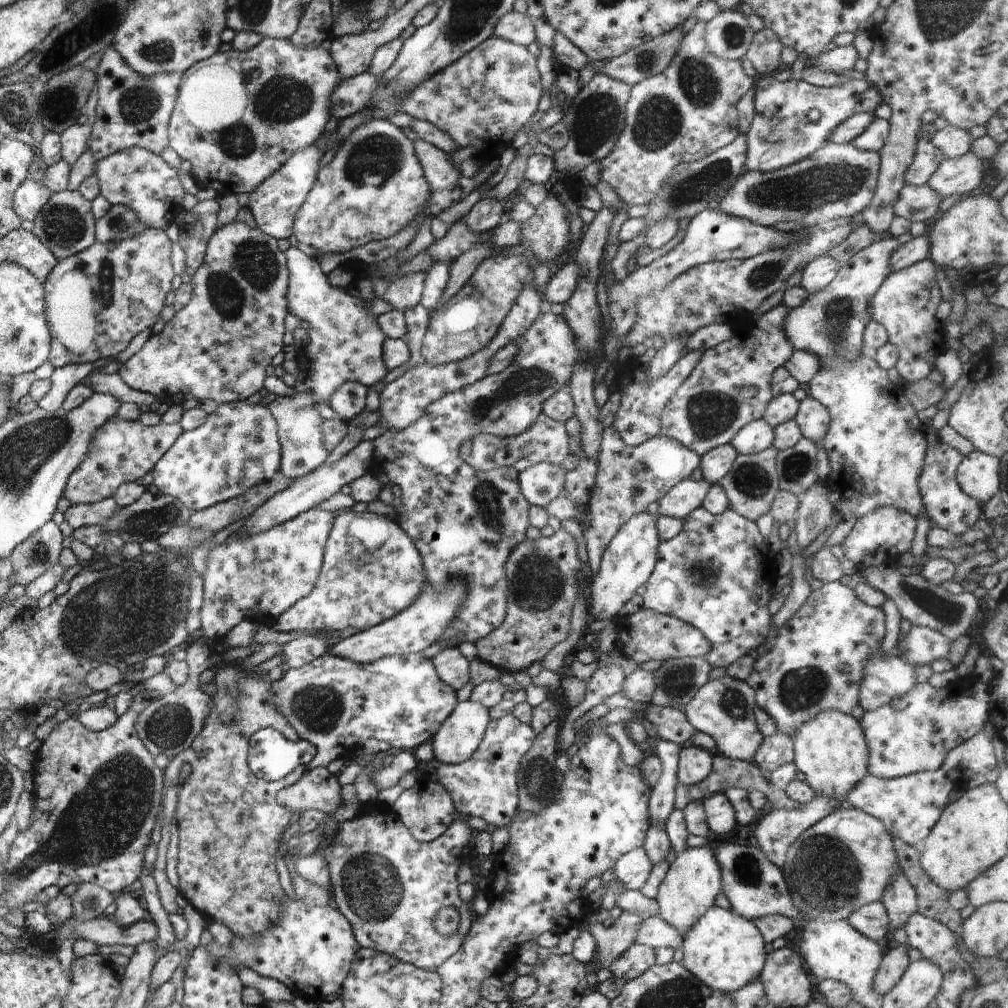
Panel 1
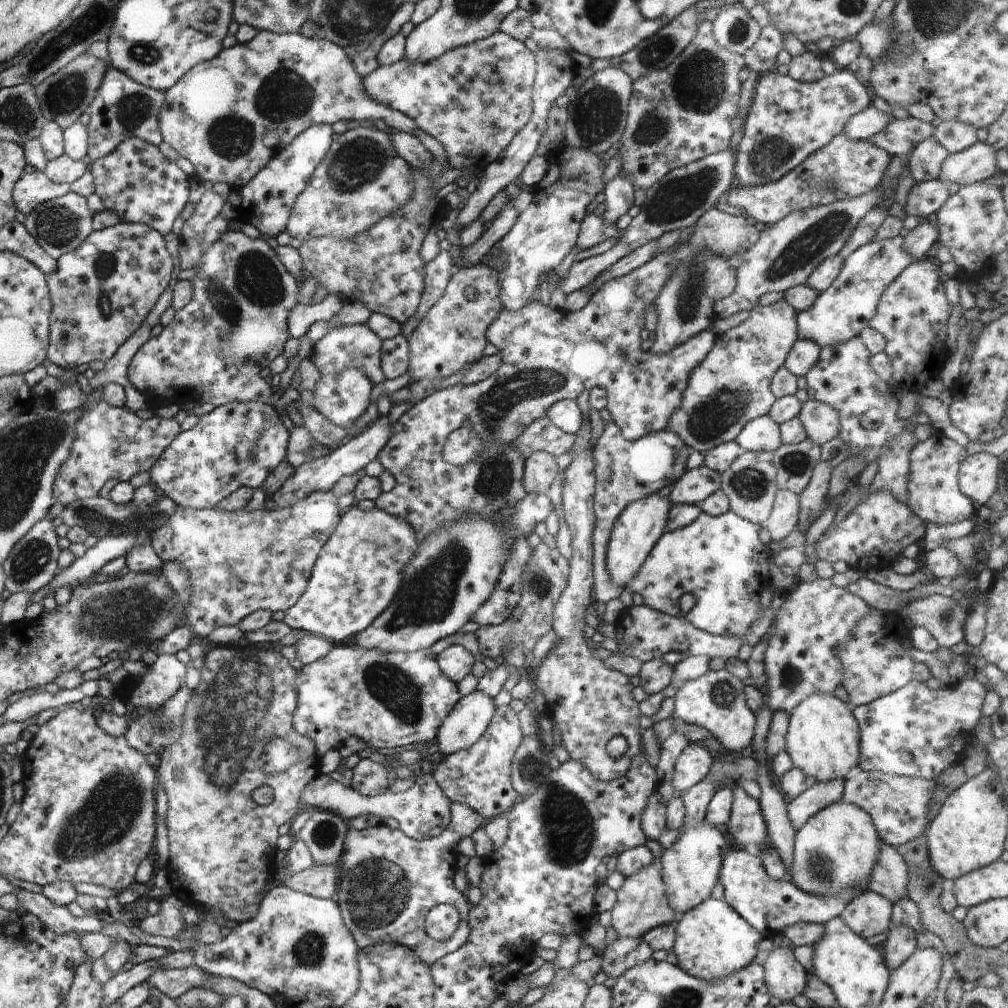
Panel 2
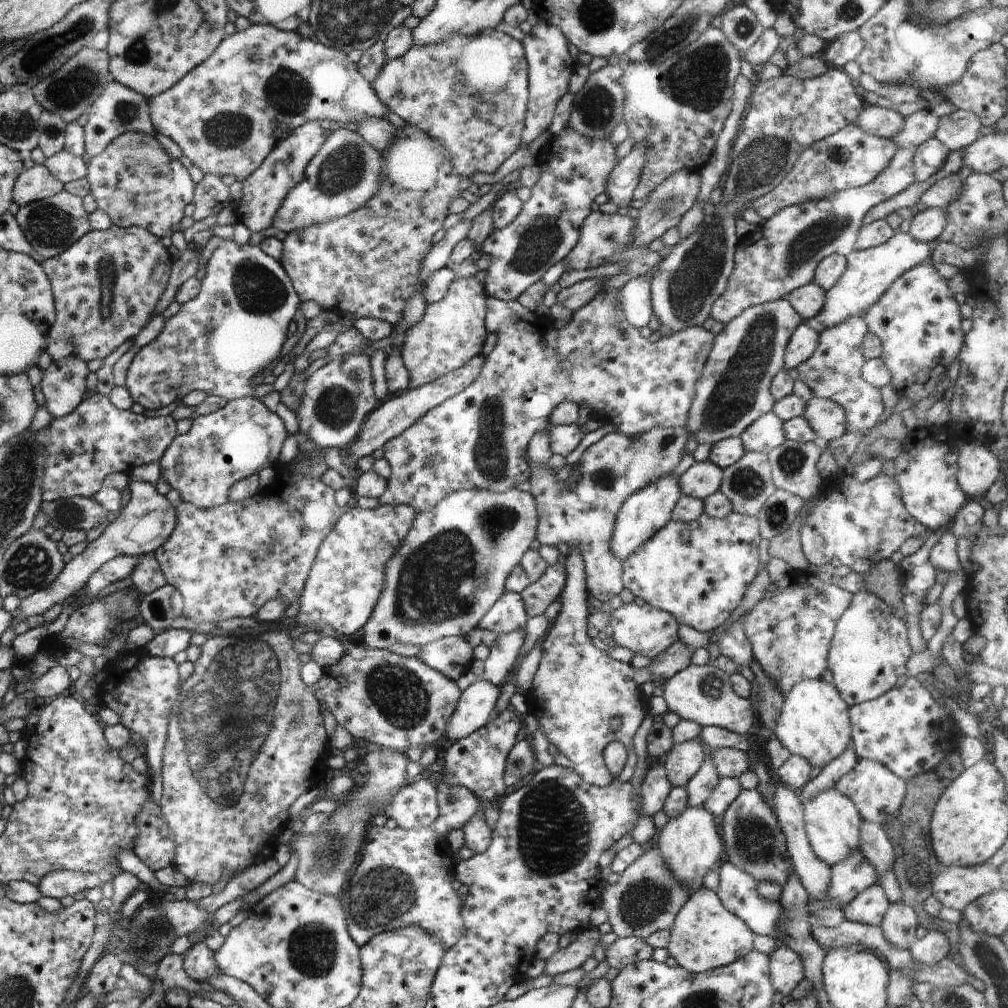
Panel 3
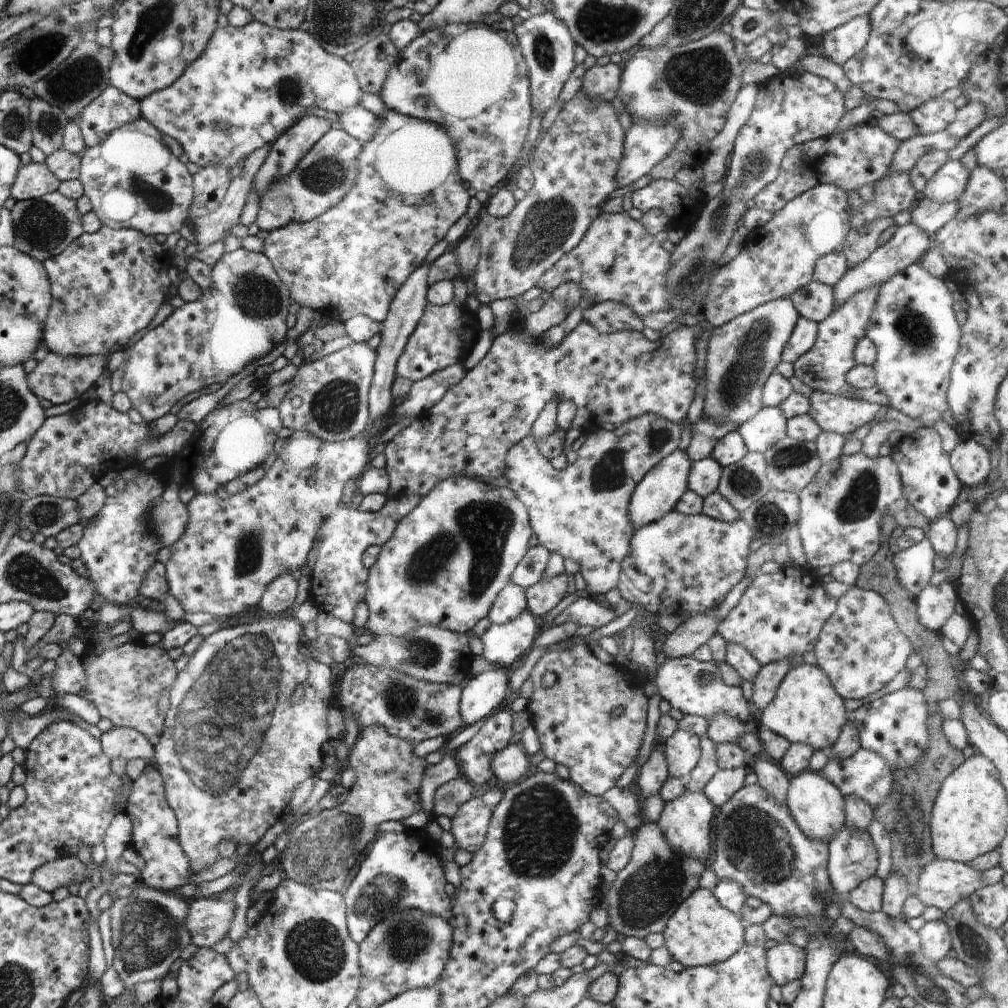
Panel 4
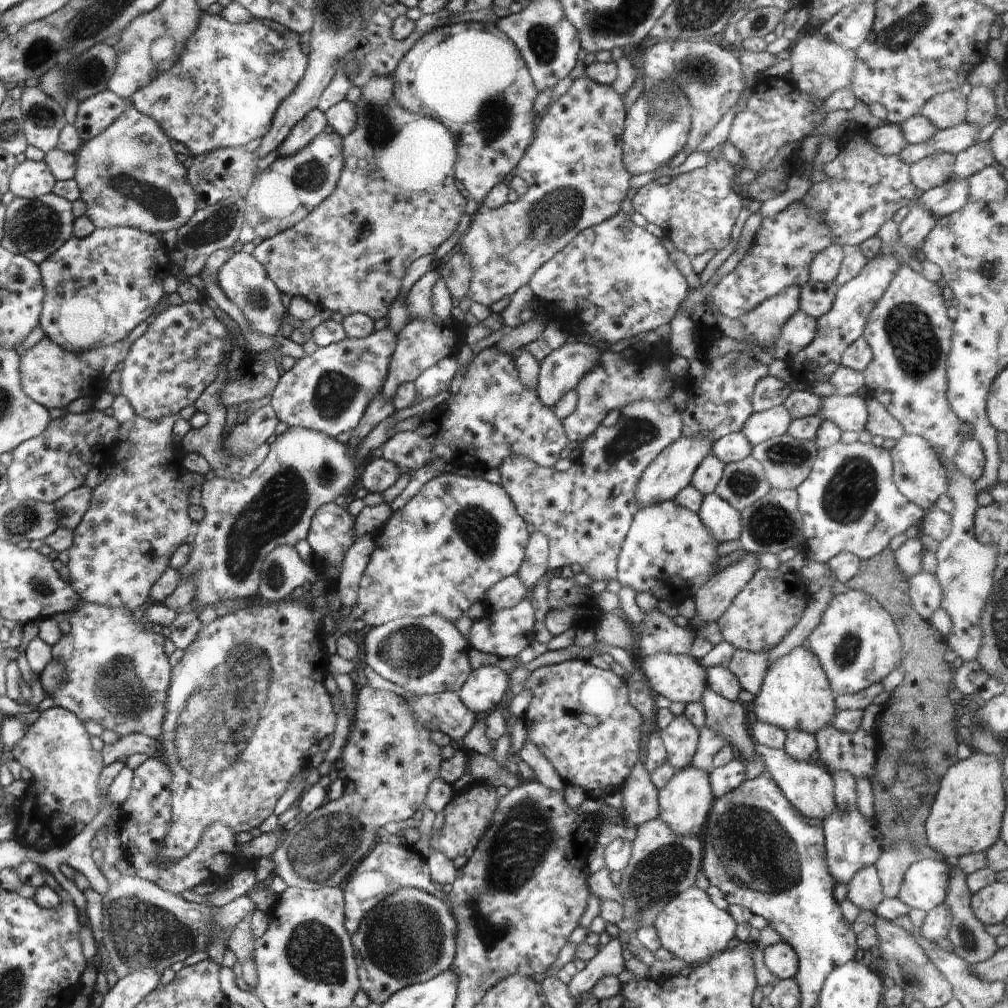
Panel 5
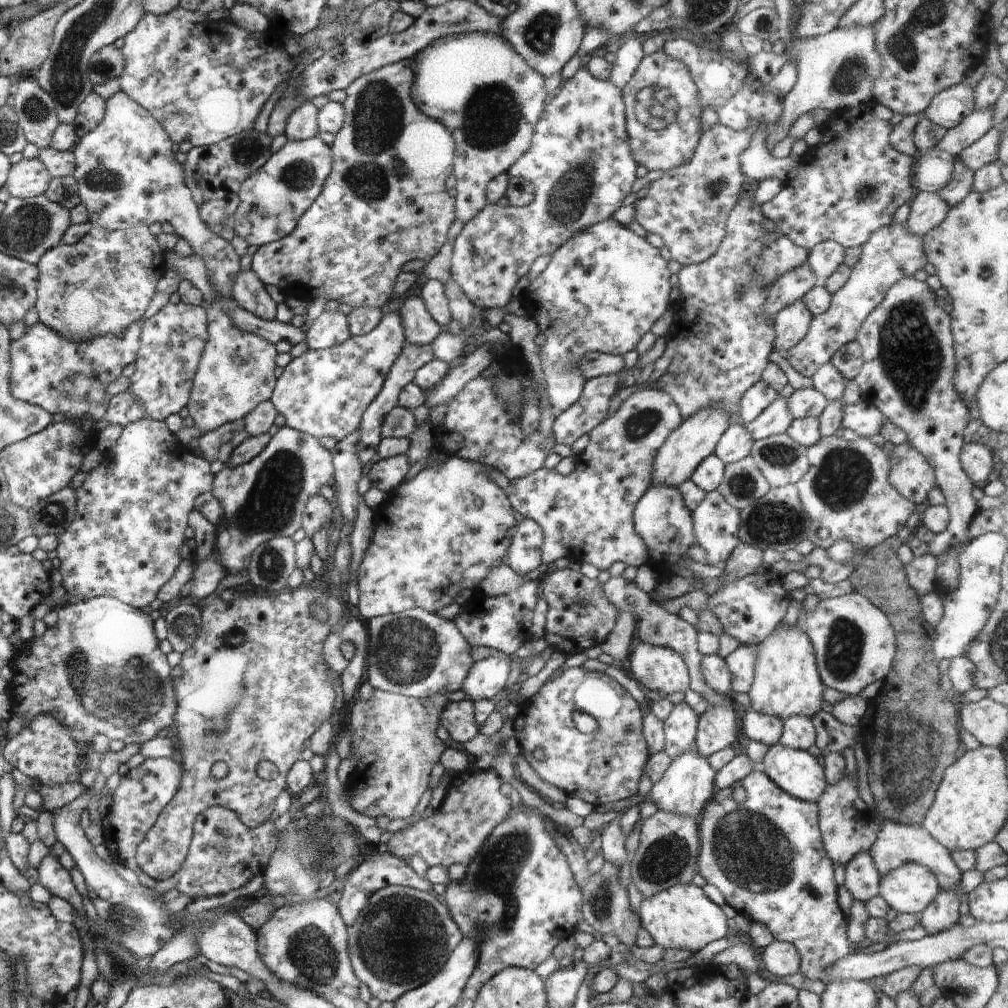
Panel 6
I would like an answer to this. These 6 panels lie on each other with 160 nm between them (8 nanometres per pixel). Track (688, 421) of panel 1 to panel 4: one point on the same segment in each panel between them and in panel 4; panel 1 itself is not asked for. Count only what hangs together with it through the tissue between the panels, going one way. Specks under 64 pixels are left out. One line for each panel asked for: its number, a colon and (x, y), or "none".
2: (731, 386)
3: (733, 392)
4: (744, 352)

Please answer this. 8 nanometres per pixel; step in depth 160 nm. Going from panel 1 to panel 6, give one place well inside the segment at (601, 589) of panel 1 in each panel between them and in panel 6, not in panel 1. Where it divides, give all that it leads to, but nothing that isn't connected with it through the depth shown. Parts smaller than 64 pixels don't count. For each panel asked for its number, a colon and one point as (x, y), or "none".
2: (642, 523)
3: (644, 513)
4: (660, 490)
5: (671, 471)
6: (696, 438)

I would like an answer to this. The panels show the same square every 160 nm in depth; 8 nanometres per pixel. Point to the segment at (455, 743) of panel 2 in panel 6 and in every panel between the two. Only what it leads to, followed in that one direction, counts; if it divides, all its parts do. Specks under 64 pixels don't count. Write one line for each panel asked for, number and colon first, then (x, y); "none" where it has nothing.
3: (477, 702)
4: (485, 692)
5: (484, 688)
6: (486, 679)

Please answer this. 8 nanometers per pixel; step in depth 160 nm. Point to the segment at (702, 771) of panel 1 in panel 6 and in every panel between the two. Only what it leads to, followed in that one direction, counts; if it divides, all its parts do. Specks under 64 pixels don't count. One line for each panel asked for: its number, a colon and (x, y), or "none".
2: (693, 765)
3: (683, 761)
4: (682, 750)
5: (680, 737)
6: (680, 727)

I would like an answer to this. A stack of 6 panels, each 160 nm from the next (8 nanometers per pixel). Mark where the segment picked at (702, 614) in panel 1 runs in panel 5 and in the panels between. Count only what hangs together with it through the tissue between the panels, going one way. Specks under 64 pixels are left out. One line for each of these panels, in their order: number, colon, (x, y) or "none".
2: (721, 561)
3: (698, 571)
4: (683, 562)
5: (668, 552)

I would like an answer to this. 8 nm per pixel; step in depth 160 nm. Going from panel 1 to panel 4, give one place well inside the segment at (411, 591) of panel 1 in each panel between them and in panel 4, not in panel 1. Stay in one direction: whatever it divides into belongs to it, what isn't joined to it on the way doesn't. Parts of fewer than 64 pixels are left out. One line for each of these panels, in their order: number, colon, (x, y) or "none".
2: (357, 574)
3: (345, 582)
4: (338, 583)

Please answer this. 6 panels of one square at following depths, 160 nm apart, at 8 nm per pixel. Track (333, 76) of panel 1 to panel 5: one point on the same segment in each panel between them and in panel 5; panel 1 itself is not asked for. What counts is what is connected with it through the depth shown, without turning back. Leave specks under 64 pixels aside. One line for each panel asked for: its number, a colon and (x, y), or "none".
2: (214, 116)
3: (261, 83)
4: (246, 77)
5: (224, 89)

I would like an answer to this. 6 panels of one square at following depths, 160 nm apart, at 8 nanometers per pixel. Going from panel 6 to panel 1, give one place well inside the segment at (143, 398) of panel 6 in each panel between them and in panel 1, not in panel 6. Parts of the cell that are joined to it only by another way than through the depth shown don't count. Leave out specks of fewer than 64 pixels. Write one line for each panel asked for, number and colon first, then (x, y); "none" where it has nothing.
1: (217, 347)
2: (213, 350)
3: (237, 325)
4: (241, 317)
5: (167, 369)

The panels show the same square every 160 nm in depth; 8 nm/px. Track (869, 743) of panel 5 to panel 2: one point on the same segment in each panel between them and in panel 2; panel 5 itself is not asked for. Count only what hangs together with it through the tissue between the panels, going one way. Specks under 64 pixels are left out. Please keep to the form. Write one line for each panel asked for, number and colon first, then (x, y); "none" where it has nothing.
2: (897, 805)
3: (877, 794)
4: (865, 774)

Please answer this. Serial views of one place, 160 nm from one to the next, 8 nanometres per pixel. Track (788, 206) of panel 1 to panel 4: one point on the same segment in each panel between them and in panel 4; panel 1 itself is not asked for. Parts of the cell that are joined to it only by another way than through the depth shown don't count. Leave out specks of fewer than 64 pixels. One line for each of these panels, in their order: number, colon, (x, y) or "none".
2: (844, 168)
3: (850, 158)
4: (862, 154)

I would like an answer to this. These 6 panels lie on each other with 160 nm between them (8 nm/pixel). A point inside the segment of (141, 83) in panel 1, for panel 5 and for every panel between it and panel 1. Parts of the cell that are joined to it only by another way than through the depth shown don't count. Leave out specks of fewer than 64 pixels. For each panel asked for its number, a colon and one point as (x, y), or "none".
2: (123, 108)
3: (120, 109)
4: (111, 111)
5: (95, 114)

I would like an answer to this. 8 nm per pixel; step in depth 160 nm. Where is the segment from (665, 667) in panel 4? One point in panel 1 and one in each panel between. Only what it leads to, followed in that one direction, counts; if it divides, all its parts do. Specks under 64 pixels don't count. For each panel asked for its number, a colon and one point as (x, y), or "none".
1: (724, 709)
2: (716, 701)
3: (703, 694)

